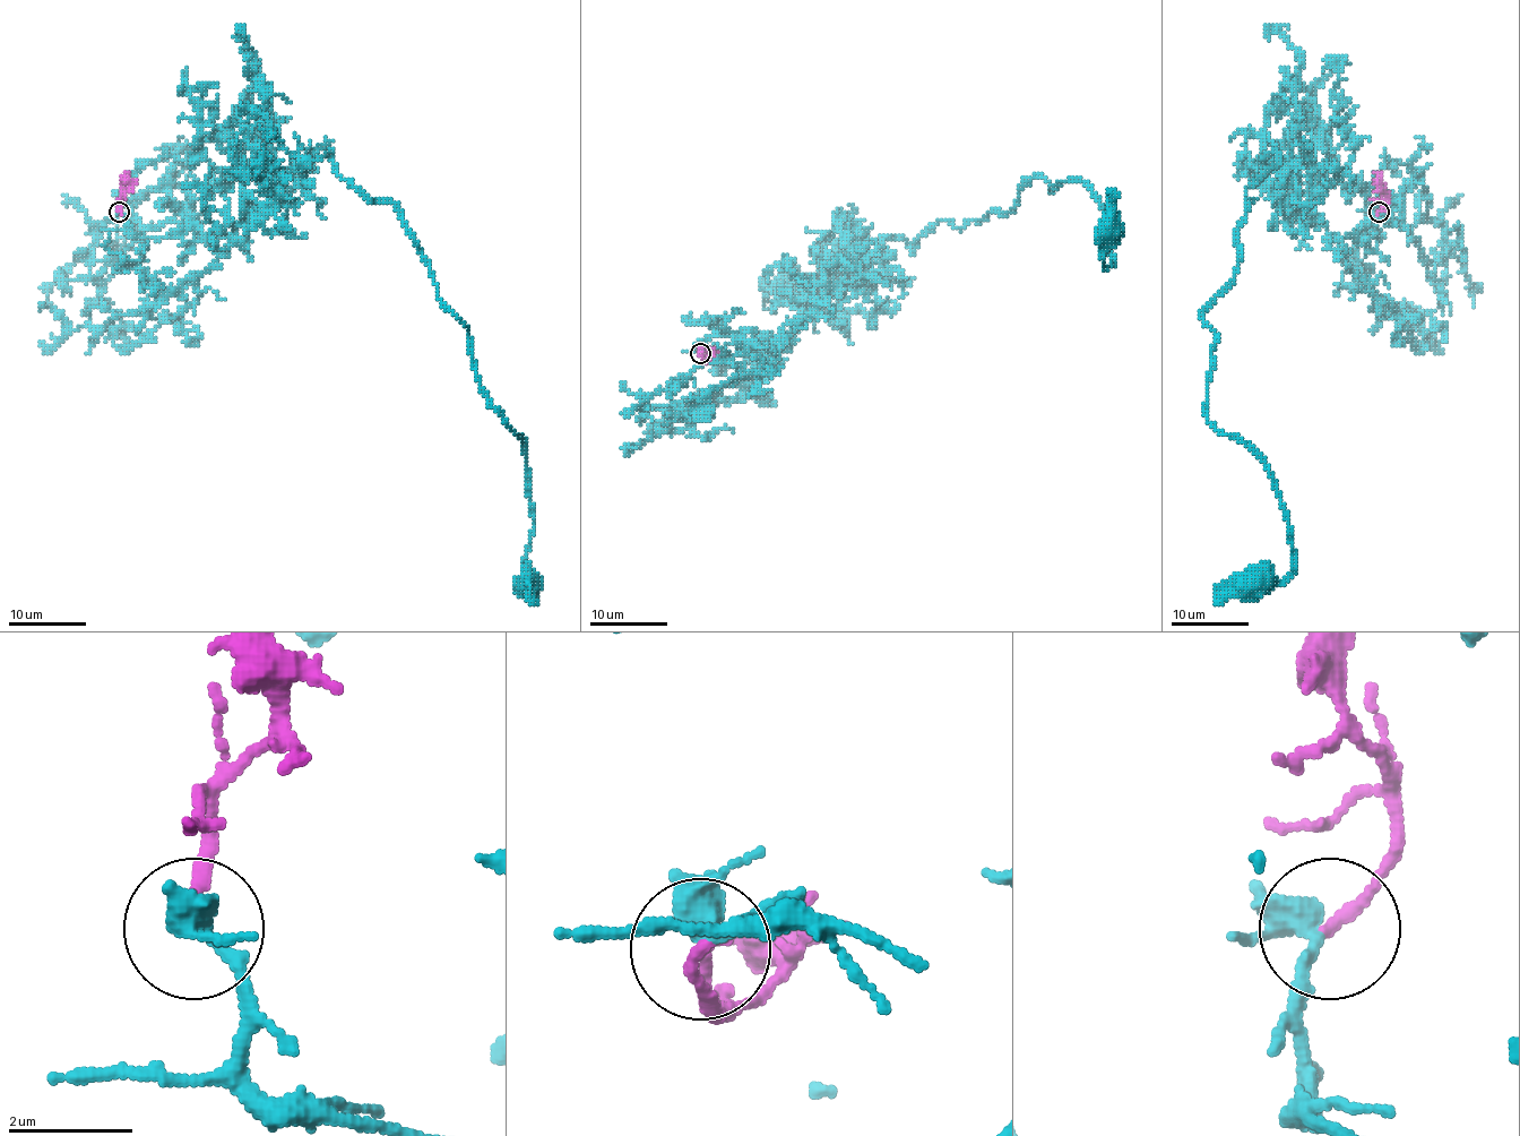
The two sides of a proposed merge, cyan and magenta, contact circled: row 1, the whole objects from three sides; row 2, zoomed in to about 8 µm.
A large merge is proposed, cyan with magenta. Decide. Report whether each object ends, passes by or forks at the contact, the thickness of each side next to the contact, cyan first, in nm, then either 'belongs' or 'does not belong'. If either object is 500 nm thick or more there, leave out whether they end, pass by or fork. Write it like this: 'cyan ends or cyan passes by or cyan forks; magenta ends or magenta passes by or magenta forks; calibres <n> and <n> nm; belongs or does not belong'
cyan forks; magenta ends; calibres 320 and 200 nm; belongs

